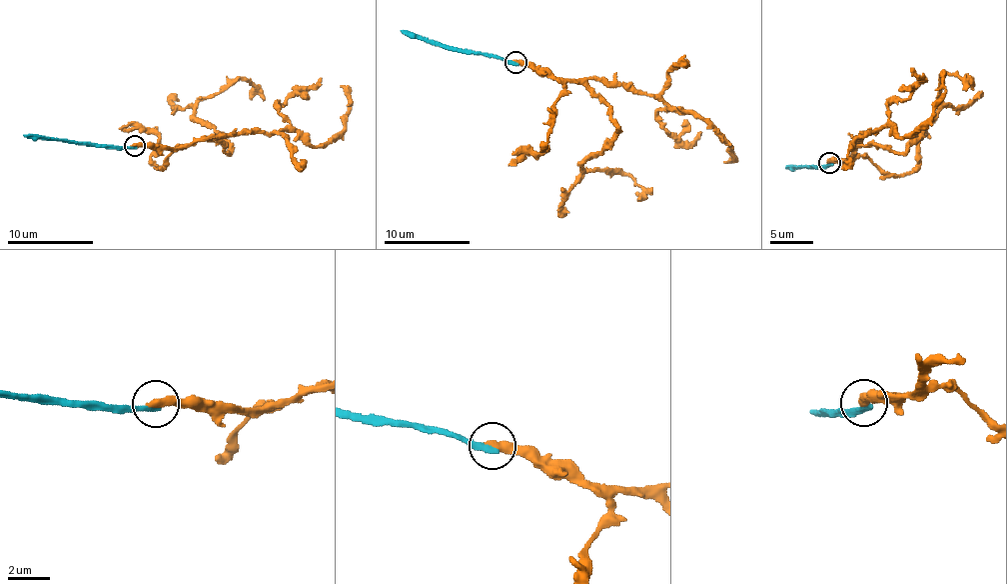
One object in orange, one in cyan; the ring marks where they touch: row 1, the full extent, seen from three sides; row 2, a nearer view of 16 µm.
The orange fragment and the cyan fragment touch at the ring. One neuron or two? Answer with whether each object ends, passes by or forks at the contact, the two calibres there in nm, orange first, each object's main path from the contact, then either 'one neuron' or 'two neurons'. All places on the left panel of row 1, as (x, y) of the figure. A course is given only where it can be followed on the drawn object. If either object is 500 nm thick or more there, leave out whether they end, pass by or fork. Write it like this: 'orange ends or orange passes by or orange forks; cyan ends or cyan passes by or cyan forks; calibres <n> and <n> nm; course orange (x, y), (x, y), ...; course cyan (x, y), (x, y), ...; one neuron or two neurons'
orange ends; cyan ends; calibres 440 and 280 nm; course orange (135, 145), (180, 145), (250, 131), (299, 132), (311, 146), (325, 147), (344, 128), (350, 108), (341, 86); course cyan (135, 147), (23, 134); two neurons

